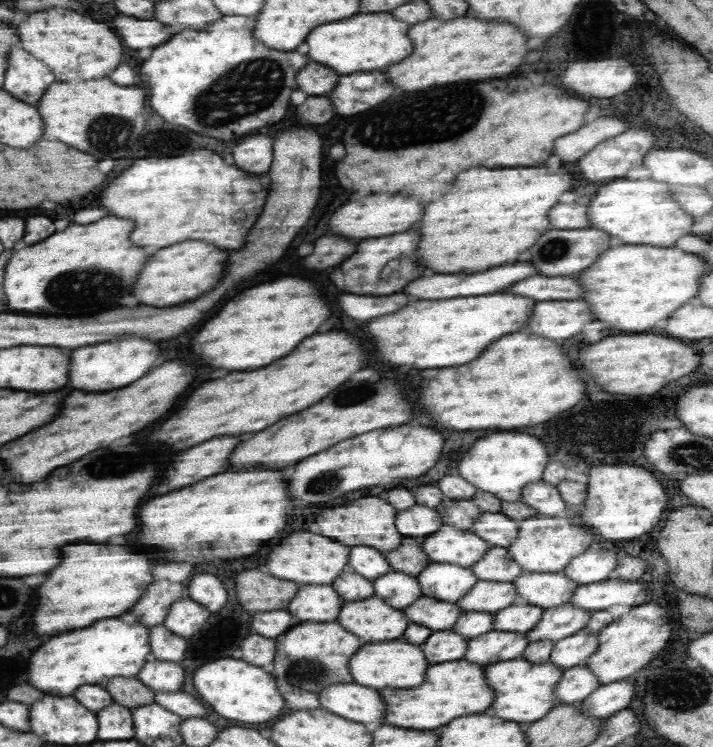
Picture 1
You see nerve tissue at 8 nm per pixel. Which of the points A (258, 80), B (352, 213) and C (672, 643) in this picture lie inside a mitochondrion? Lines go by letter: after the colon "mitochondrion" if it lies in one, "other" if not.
A: mitochondrion
B: other
C: other

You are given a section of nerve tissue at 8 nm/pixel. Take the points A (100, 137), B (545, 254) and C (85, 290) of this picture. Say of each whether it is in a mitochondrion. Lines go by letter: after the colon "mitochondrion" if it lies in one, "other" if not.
A: mitochondrion
B: mitochondrion
C: mitochondrion

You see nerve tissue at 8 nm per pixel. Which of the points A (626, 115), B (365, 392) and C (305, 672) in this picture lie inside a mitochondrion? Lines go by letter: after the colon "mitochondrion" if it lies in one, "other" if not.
A: other
B: mitochondrion
C: mitochondrion

